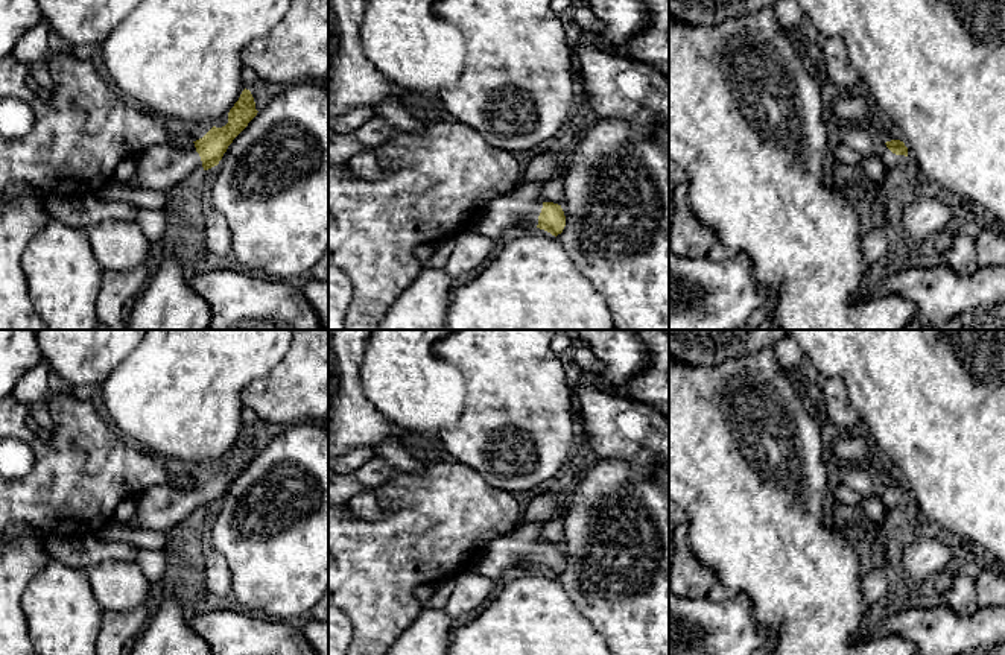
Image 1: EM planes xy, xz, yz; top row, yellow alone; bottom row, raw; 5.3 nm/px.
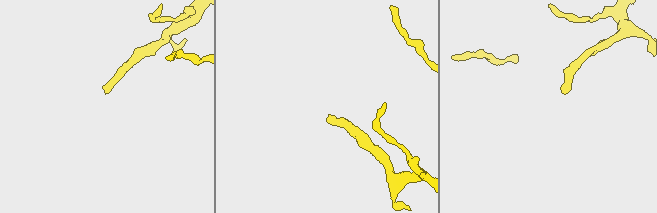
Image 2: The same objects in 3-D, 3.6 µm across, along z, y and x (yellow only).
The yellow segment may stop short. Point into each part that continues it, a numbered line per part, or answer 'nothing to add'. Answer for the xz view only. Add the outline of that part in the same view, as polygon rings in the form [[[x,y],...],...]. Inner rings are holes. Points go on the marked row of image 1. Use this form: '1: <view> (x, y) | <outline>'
1: xz (520, 208) | [[[531,181],[518,185],[508,196],[490,201],[476,217],[471,231],[496,242],[509,229],[537,228],[543,208],[543,184],[543,181]]]

